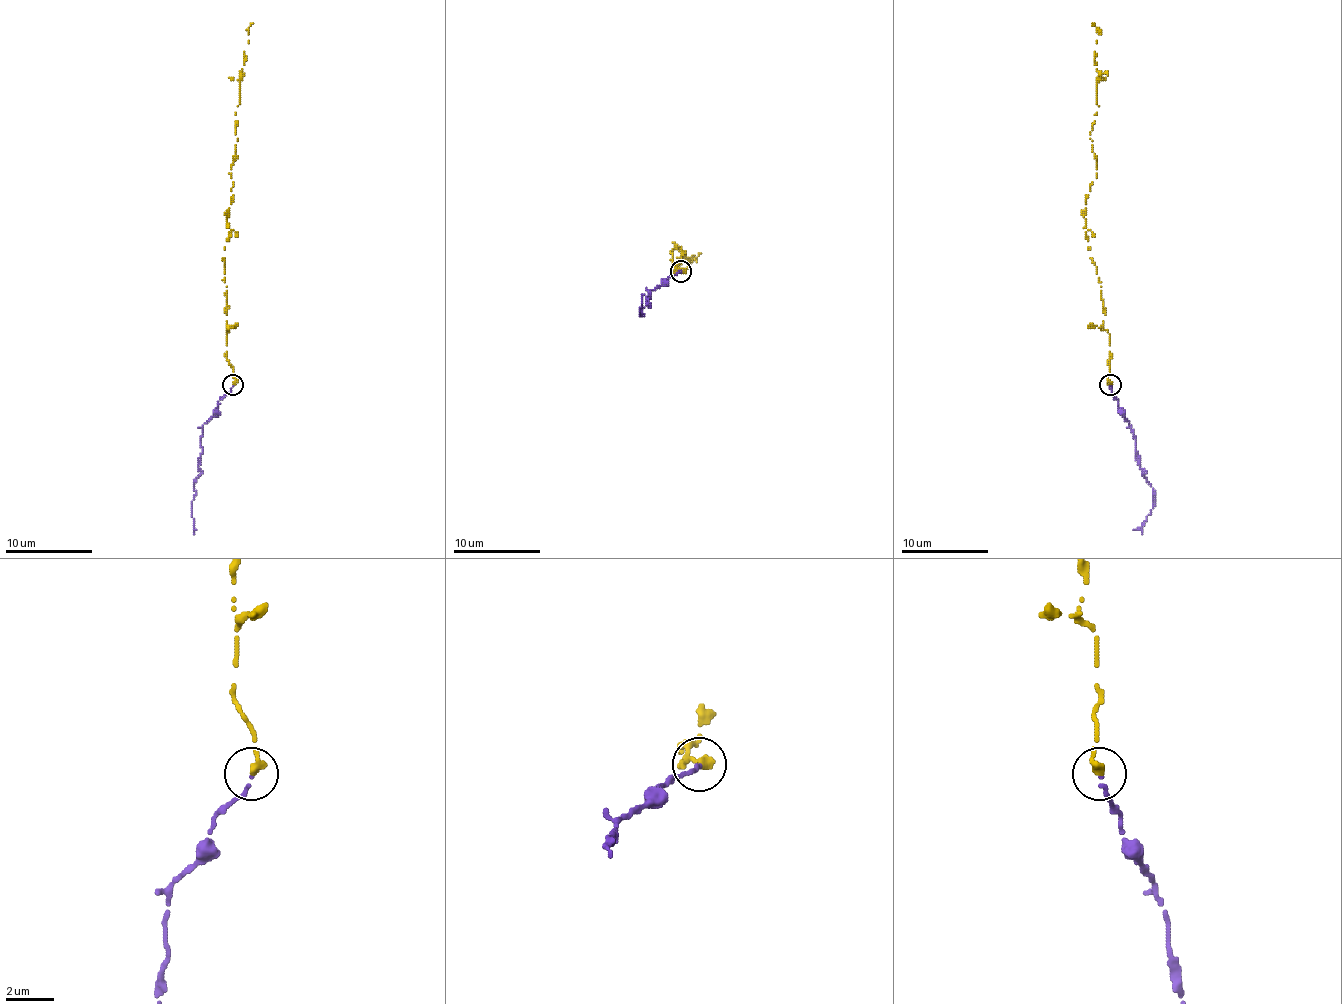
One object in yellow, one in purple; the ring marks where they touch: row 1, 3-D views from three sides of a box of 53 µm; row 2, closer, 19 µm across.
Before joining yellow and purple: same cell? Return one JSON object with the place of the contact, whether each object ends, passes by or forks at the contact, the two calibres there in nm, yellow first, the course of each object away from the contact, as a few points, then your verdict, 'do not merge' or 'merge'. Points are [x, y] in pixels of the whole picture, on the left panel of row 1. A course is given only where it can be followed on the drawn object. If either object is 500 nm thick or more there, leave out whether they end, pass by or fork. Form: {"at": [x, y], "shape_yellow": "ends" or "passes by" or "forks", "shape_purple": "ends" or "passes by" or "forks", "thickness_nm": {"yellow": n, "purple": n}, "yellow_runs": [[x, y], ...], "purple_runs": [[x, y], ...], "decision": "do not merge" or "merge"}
{"at": [232, 384], "shape_yellow": "ends", "shape_purple": "ends", "thickness_nm": {"yellow": 340, "purple": 140}, "yellow_runs": [[233, 384], [235, 375], [226, 358], [222, 258], [231, 230], [226, 217], [244, 51], [252, 23]], "purple_runs": [[233, 386], [202, 425], [200, 475], [194, 488], [192, 508], [196, 530]], "decision": "merge"}

